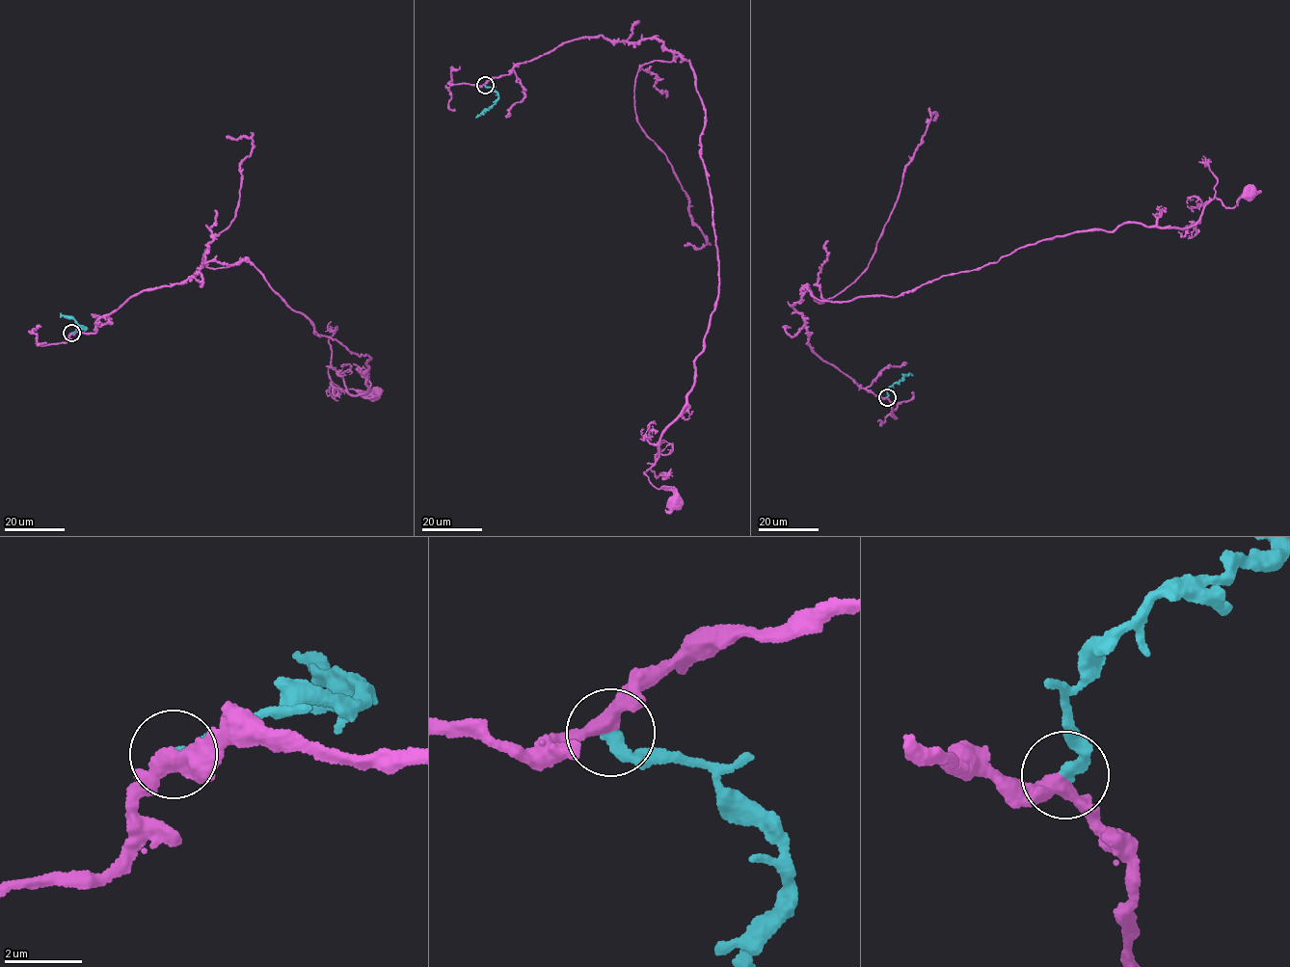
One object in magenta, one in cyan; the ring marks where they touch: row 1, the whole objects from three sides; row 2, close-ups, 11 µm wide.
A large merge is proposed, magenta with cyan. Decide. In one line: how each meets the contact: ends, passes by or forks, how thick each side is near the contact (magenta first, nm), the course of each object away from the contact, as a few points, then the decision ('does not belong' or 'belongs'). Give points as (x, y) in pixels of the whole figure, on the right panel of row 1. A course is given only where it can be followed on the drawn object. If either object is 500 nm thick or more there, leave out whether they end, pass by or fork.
magenta passes by | cyan ends | 360/320 nm | magenta via (887, 397), (806, 343), (801, 290), (899, 295), (1069, 233), (1184, 229), (1214, 198), (1231, 208), (1249, 193) | cyan via (887, 397), (893, 384), (901, 381), (904, 375), (912, 375) | belongs

